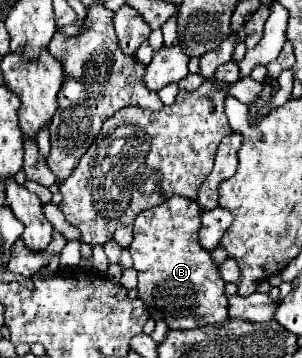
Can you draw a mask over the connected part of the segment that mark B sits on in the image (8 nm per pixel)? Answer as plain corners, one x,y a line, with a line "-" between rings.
173,196
171,200
141,212
133,224
129,252
139,274
137,298
149,310
149,318
163,320
169,330
189,330
227,320
225,282
211,252
199,244
201,208
195,200

